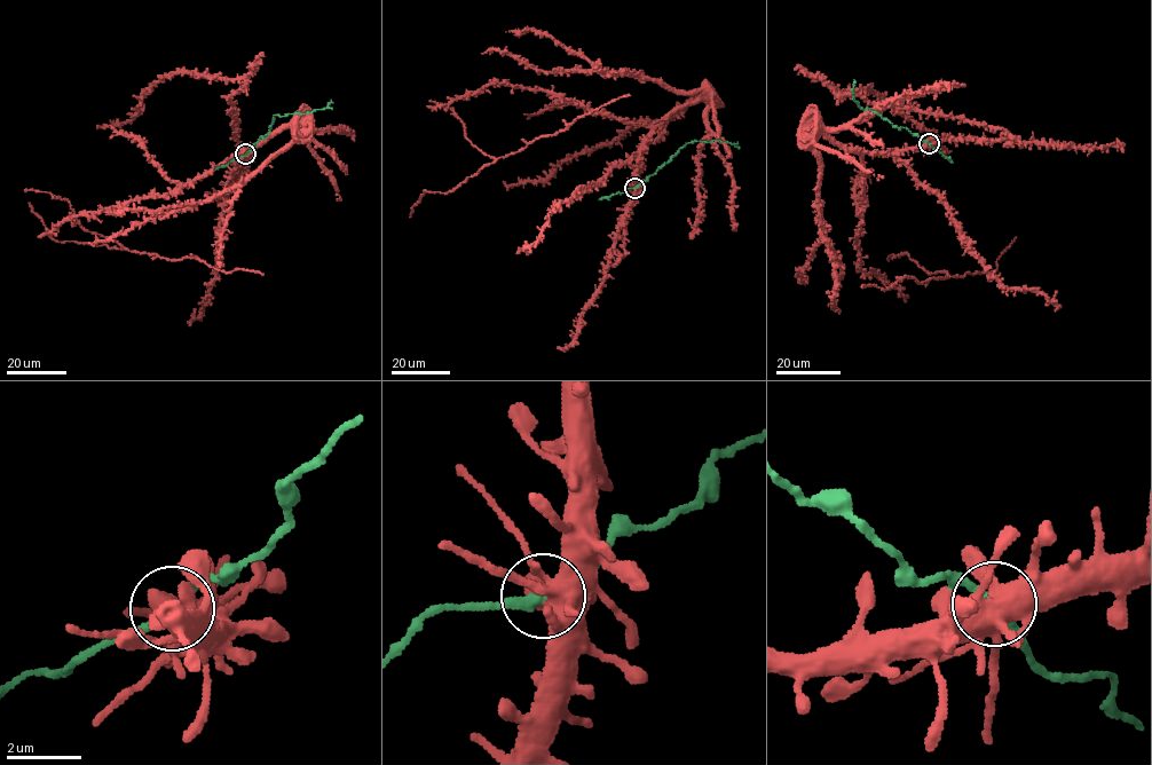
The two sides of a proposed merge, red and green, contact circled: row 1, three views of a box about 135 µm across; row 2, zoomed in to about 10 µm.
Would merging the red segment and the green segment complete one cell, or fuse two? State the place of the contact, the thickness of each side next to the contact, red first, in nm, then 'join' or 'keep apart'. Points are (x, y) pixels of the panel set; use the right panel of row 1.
(929, 143) | 700/200 nm | keep apart

